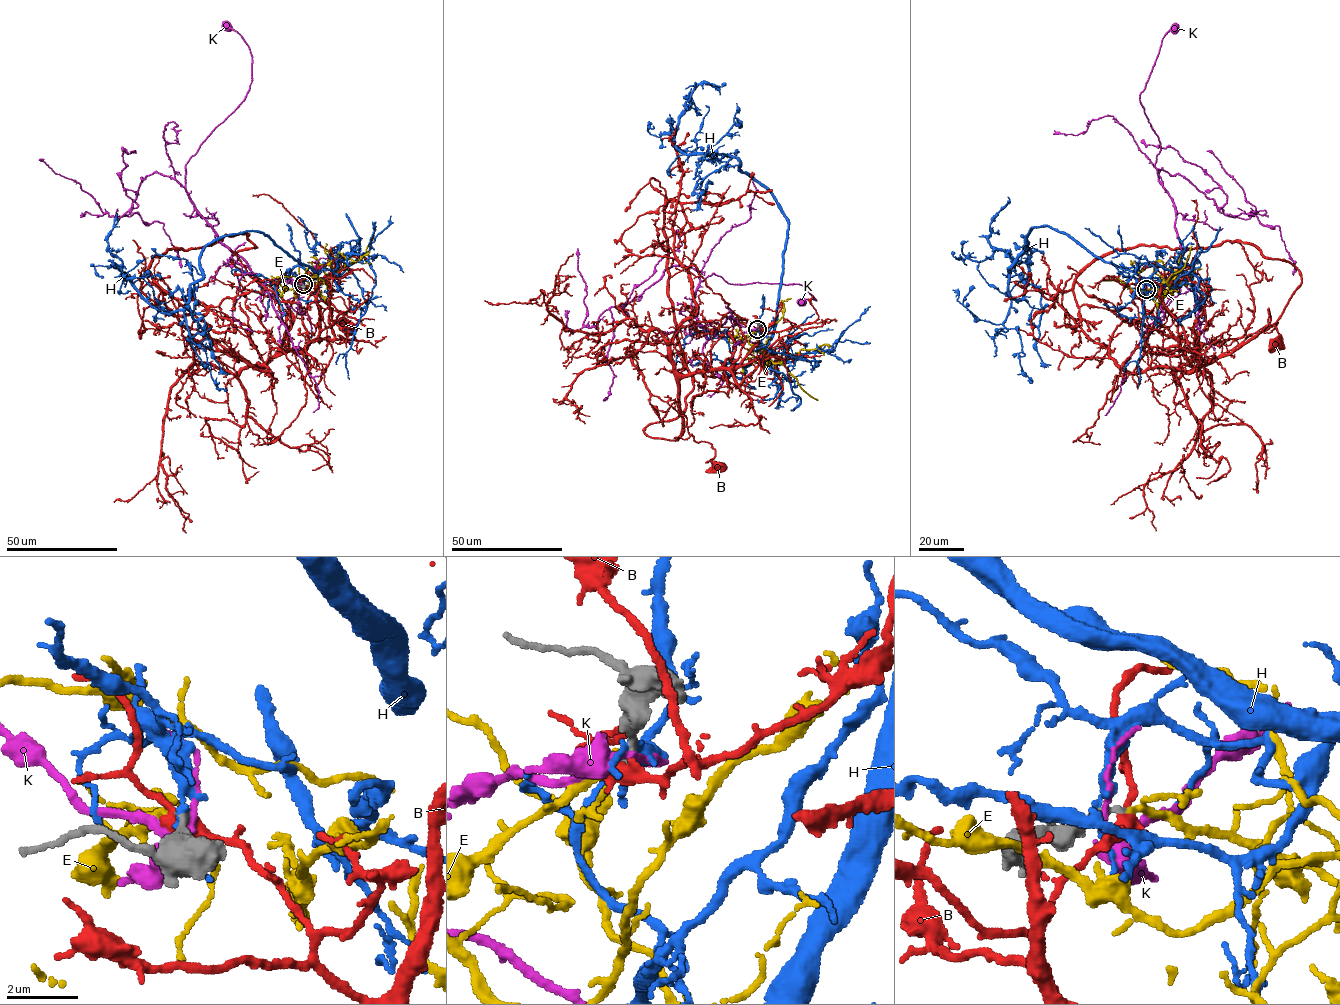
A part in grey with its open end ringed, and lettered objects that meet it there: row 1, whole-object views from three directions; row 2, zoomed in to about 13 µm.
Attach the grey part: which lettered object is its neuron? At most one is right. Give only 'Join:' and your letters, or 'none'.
Join: E

